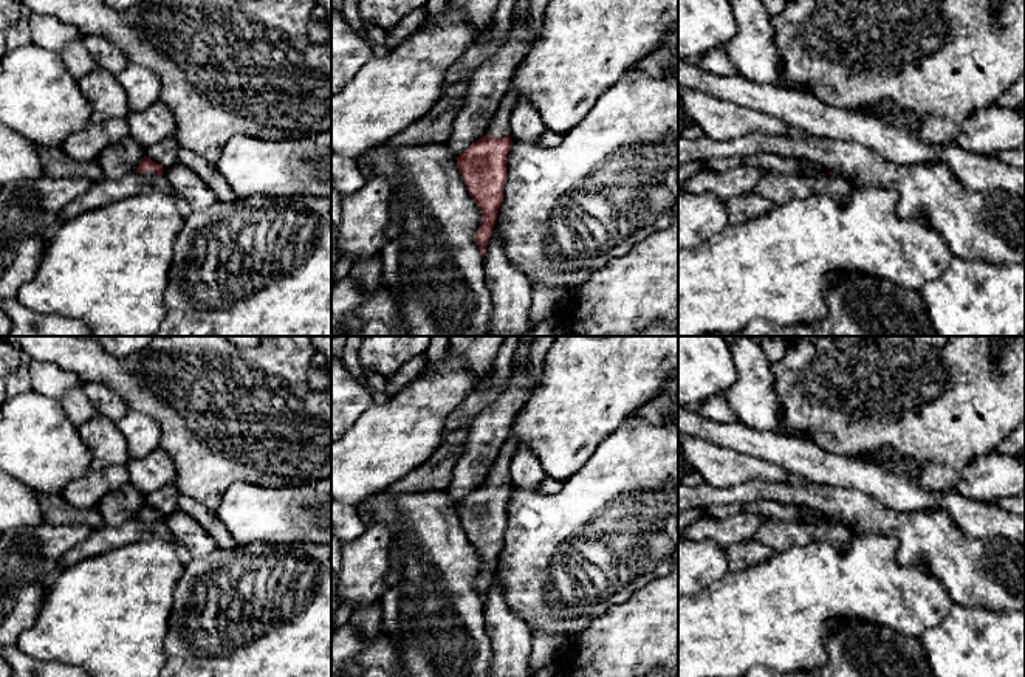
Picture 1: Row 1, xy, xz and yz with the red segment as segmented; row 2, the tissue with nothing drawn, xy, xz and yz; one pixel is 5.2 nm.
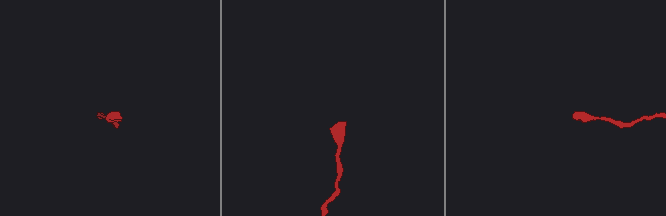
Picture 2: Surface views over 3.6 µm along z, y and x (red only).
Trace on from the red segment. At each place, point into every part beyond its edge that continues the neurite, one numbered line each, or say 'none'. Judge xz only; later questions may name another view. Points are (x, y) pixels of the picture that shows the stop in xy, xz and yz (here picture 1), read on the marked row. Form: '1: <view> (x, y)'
1: xz (500, 126)

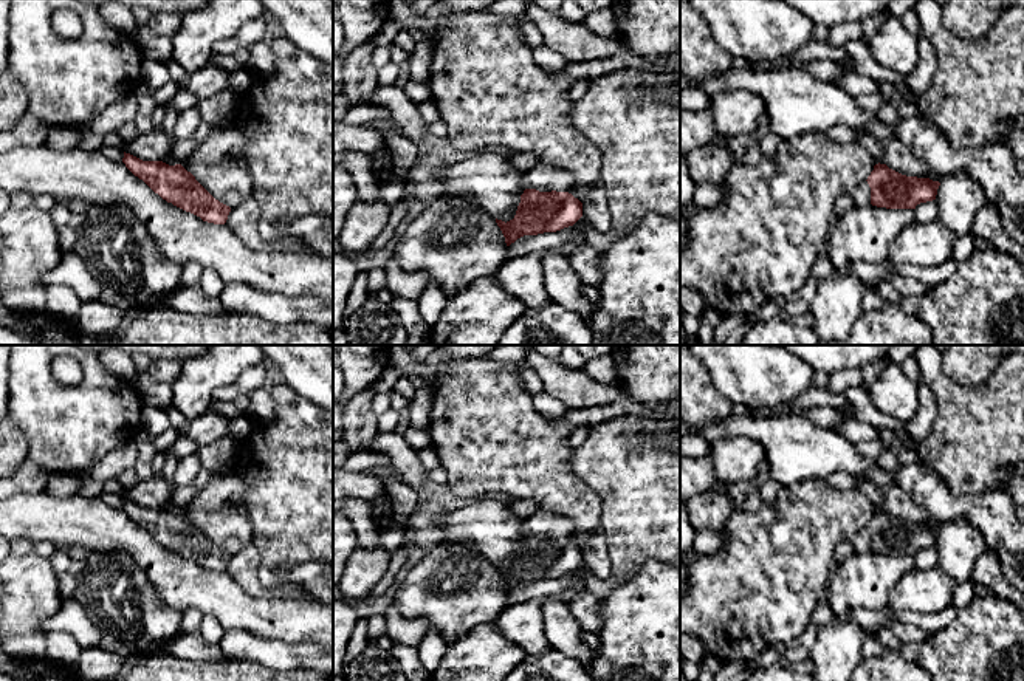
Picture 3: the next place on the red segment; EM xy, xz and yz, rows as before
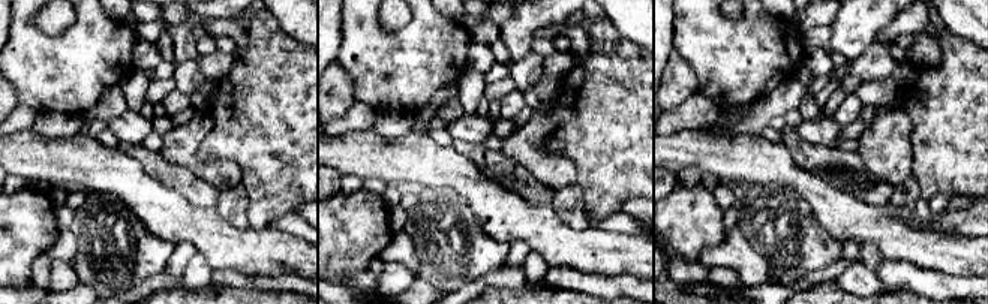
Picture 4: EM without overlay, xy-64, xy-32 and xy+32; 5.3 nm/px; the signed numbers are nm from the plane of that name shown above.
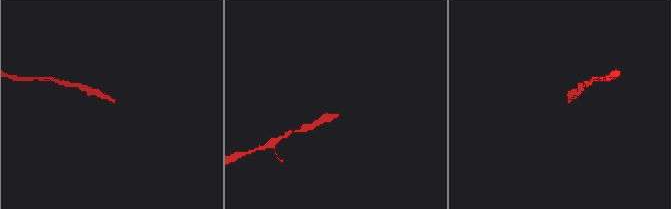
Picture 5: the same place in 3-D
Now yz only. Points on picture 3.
1: yz (862, 194)

